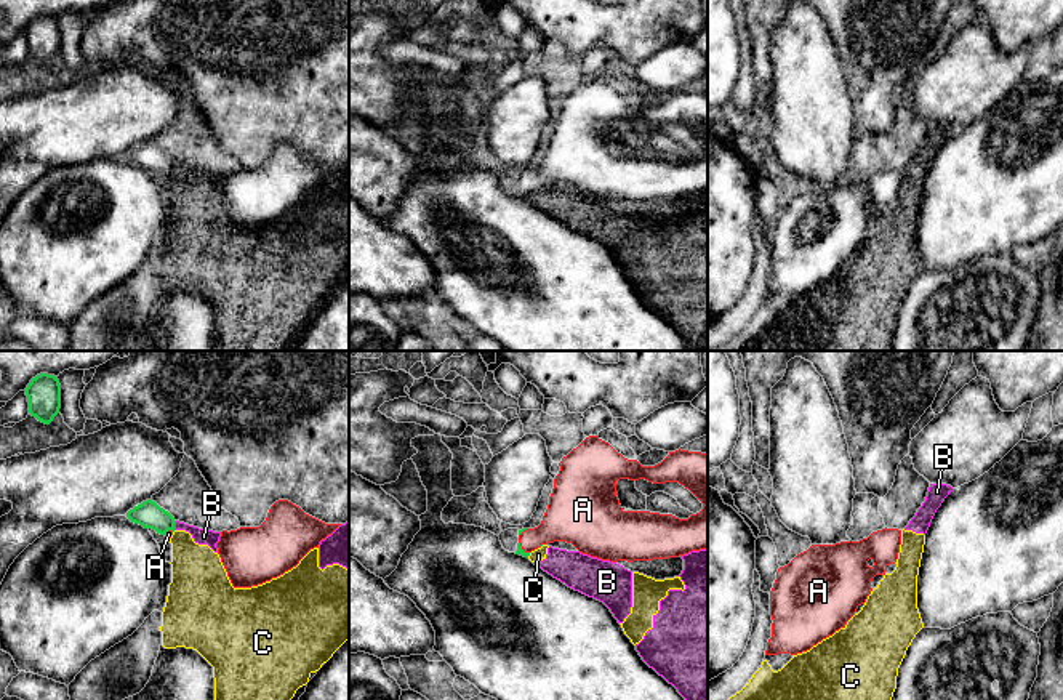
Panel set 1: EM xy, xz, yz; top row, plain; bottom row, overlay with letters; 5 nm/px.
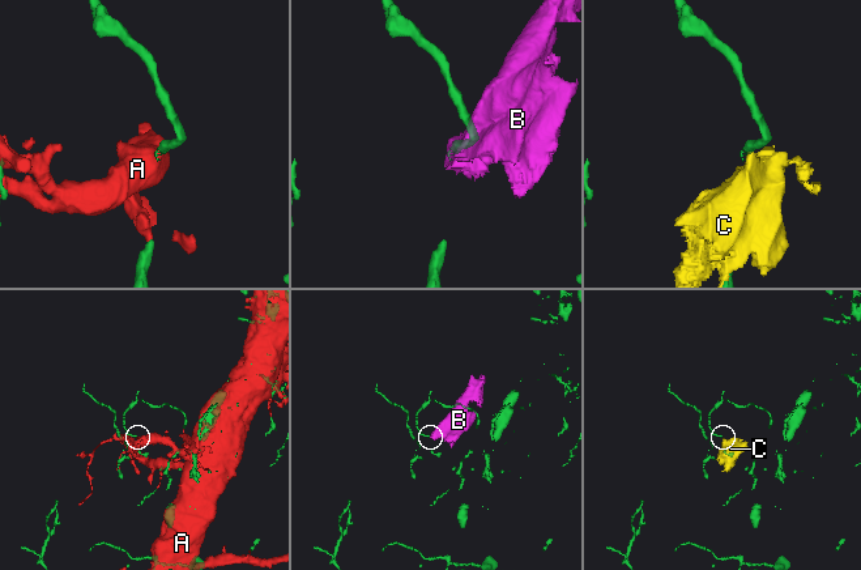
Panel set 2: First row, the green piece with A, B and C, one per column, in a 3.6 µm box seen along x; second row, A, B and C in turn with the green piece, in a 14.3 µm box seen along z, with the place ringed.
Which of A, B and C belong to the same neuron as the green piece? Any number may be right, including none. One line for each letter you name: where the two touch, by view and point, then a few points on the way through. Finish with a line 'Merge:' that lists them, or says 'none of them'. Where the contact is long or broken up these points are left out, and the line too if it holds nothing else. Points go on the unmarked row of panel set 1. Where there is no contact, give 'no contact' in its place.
A: contact xz (521, 189)
Merge: A

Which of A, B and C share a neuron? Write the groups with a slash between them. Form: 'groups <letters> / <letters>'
groups A / B C

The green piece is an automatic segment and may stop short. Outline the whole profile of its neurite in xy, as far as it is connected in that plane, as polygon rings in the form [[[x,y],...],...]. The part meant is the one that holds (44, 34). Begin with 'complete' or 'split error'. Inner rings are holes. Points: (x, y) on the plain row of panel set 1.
complete | [[[40,14],[26,29],[29,54],[50,66],[61,50],[61,26],[58,18]]]

